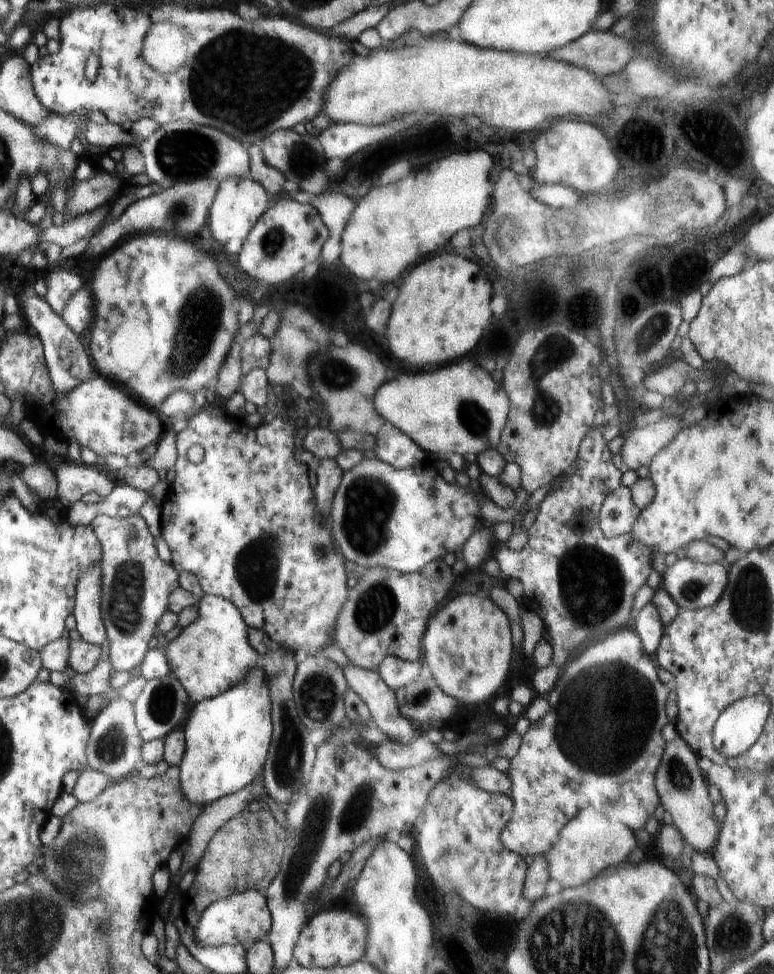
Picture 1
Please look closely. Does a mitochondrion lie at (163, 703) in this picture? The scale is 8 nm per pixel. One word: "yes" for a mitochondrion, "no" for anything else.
yes

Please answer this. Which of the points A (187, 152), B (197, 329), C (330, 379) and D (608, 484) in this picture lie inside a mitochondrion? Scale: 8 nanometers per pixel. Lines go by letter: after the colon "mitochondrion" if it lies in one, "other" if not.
A: mitochondrion
B: mitochondrion
C: mitochondrion
D: other

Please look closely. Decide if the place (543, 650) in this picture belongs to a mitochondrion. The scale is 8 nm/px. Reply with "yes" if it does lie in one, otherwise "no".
no

